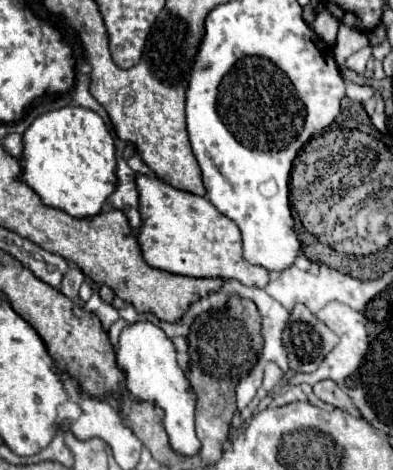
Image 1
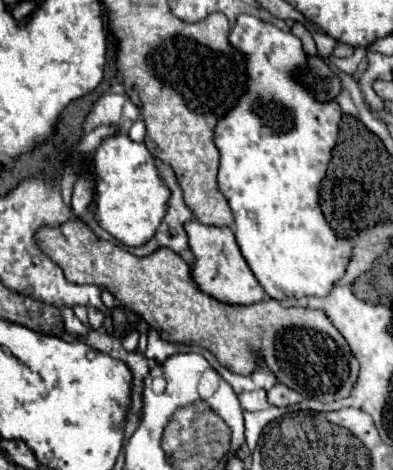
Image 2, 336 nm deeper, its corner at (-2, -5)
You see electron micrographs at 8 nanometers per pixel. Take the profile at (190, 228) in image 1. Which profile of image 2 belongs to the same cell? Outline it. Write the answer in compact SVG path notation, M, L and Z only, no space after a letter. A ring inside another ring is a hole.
M189 220L187 224L183 224L183 228L189 238L189 250L195 258L195 262L191 264L191 276L205 294L215 296L217 300L223 300L227 304L255 304L265 298L265 290L249 270L231 228L205 226L199 220Z

